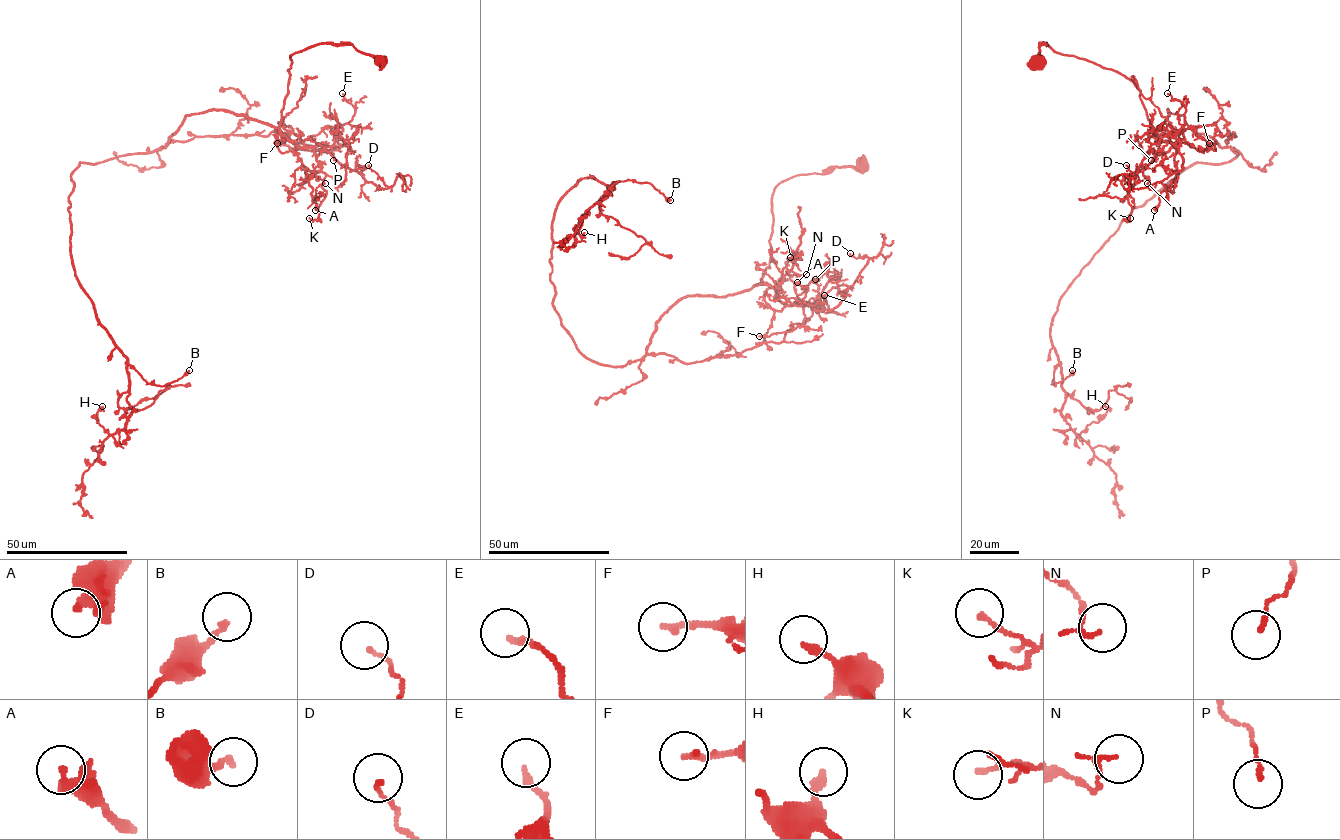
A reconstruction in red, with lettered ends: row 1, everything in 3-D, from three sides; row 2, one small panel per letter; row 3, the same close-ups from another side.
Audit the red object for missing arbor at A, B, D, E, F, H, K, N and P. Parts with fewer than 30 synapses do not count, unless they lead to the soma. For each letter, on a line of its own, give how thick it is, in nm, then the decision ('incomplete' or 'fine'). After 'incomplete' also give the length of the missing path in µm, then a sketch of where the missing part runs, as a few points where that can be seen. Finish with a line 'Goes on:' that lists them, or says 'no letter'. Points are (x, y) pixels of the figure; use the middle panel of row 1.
A: 240 nm thick; fine
B: 200 nm thick; fine
D: 110 nm thick; fine
E: 190 nm thick; fine
F: 190 nm thick; fine
H: 240 nm thick; fine
K: 140 nm thick; fine
N: 100 nm thick; fine
P: 120 nm thick; fine
Goes on: no letter

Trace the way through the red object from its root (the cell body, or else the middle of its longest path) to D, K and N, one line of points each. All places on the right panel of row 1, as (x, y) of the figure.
D: (1037, 59), (1046, 43), (1134, 83), (1154, 137), (1177, 145), (1183, 163), (1140, 188), (1128, 184), (1126, 165)
K: (1037, 59), (1046, 43), (1123, 74), (1140, 92), (1154, 137), (1171, 144), (1123, 180), (1130, 218)
N: (1037, 59), (1046, 43), (1134, 83), (1154, 137), (1171, 144), (1143, 171), (1147, 183)

